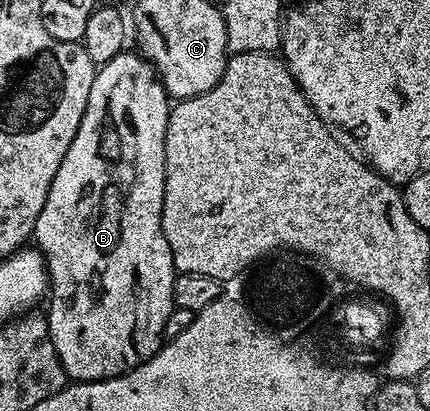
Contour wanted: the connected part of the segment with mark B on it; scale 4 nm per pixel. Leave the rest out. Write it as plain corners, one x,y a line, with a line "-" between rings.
136,50
121,51
111,61
97,67
97,76
91,81
91,93
87,93
87,109
83,113
83,121
75,133
75,141
67,149
63,157
63,165
59,165
59,173
55,173
55,181
51,181
51,189
47,193
47,201
43,205
43,213
33,226
32,242
41,256
45,259
45,268
49,270
49,286
51,294
48,296
49,336
51,345
55,345
55,353
59,353
59,361
63,365
66,376
78,383
90,383
100,379
113,379
117,375
124,375
140,363
145,363
157,355
157,350
165,339
167,317
171,317
174,309
173,280
175,268
171,249
167,245
167,237
163,237
161,228
161,214
163,213
163,193
165,192
165,134
169,124
171,110
171,96
165,91
157,70
144,55

